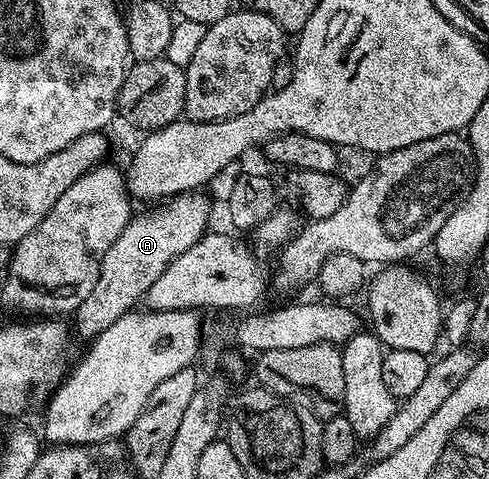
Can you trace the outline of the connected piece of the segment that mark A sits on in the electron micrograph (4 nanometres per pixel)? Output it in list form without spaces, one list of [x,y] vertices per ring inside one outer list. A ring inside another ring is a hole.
[[[200,191],[182,192],[180,196],[166,199],[154,212],[145,212],[142,216],[134,215],[129,224],[107,246],[107,254],[103,254],[103,262],[99,266],[99,279],[95,282],[95,290],[83,298],[78,306],[75,319],[75,332],[92,342],[107,326],[111,326],[124,312],[134,311],[144,301],[147,290],[155,286],[155,278],[167,270],[167,266],[179,254],[191,250],[195,242],[205,235],[209,224],[209,200]]]

